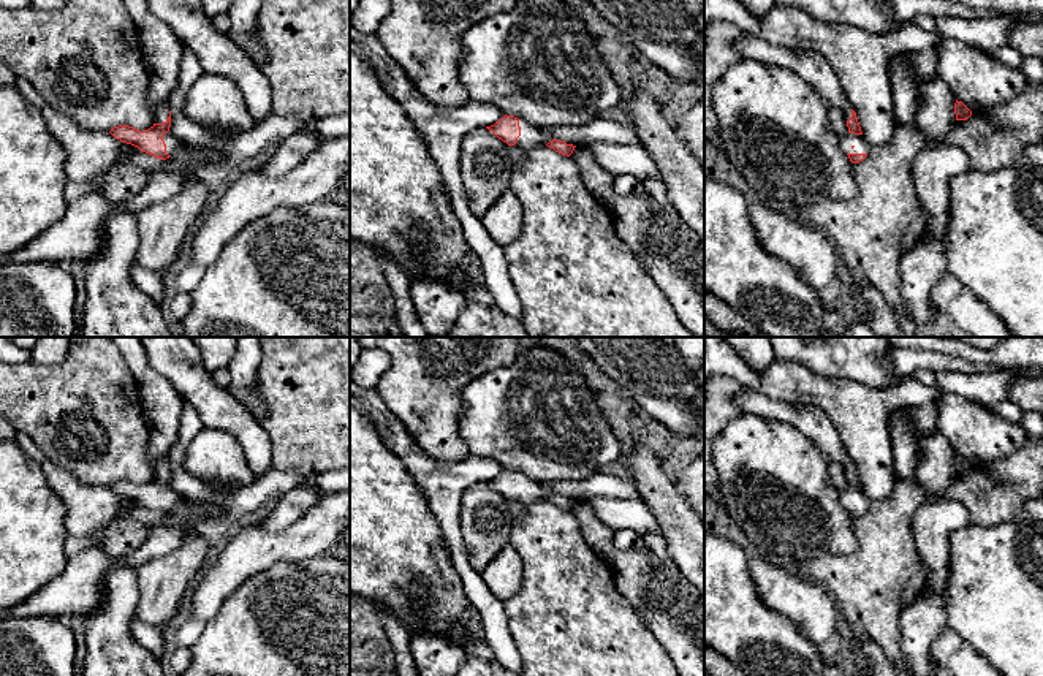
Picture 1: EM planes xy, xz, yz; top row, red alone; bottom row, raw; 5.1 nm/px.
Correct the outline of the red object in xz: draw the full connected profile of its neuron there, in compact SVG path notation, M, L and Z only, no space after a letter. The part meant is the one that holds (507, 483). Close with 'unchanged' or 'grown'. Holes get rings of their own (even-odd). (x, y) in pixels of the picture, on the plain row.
M505 469L499 477L486 483L508 500L516 500L524 505L548 500L556 507L570 511L576 502L573 499L567 499L565 496L552 494L544 489L541 483L533 481L532 478L514 470Z; grown

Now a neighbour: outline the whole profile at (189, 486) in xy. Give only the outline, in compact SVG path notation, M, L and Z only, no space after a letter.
M185 404L180 413L179 435L171 450L171 480L169 488L184 499L212 502L215 499L209 484L187 473L182 467L184 453L190 440L204 427L198 412Z

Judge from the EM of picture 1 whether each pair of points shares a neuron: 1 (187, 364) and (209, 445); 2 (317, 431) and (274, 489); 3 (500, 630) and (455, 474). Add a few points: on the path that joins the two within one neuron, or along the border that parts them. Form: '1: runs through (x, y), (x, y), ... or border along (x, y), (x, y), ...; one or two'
1: runs through (195, 385), (211, 401), (211, 425); one
2: border along (273, 467), (295, 469), (309, 482); two
3: runs through (477, 591), (461, 564), (450, 527), (450, 513); one

